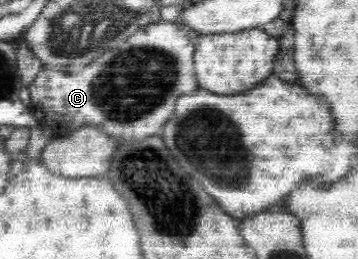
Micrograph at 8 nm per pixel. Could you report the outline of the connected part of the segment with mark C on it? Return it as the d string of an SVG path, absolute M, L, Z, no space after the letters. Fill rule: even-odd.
M160 19L150 23L128 37L126 42L105 51L102 56L78 72L67 73L43 67L36 78L26 86L31 94L28 107L37 122L54 129L55 136L69 134L80 126L98 125L106 134L118 138L122 144L142 142L142 138L152 134L156 136L164 128L180 97L200 88L193 65L193 54L200 37L201 32L177 21L167 22Z

